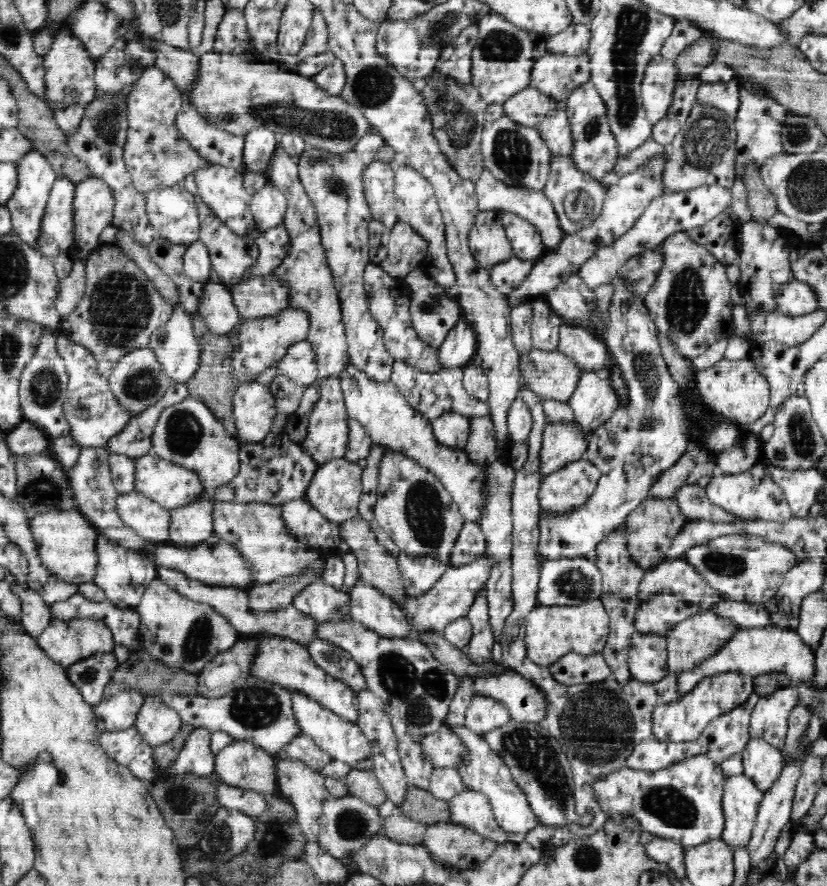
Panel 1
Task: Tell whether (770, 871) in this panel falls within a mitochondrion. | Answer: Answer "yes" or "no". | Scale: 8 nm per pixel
no

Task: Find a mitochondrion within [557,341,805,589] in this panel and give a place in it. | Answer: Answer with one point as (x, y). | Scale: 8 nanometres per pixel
(646, 374)

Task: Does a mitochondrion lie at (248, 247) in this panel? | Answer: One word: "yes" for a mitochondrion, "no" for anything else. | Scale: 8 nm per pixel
no

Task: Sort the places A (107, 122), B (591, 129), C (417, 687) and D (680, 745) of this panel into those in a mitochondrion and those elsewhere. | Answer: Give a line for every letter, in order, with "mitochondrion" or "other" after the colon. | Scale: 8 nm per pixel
A: mitochondrion
B: mitochondrion
C: mitochondrion
D: other

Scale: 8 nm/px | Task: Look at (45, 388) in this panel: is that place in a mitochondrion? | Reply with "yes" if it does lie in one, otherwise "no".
yes

